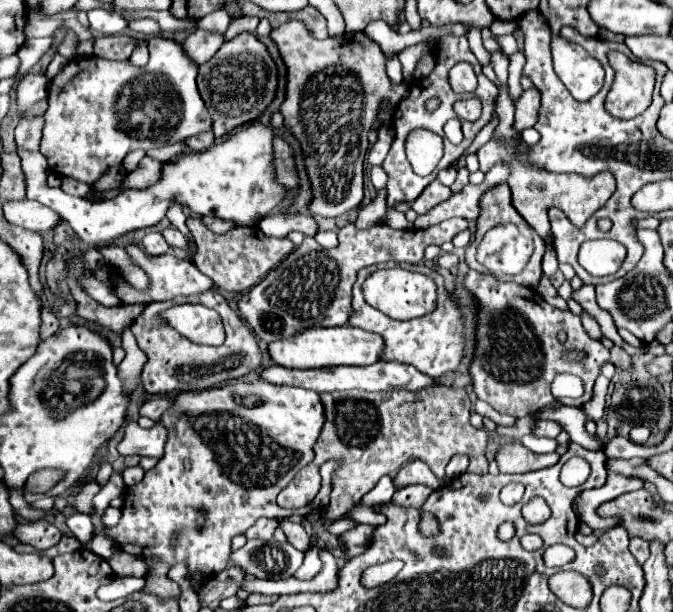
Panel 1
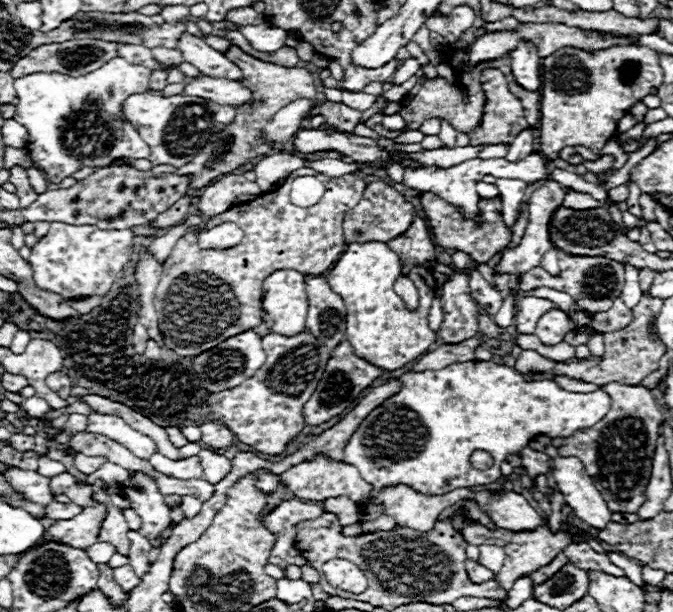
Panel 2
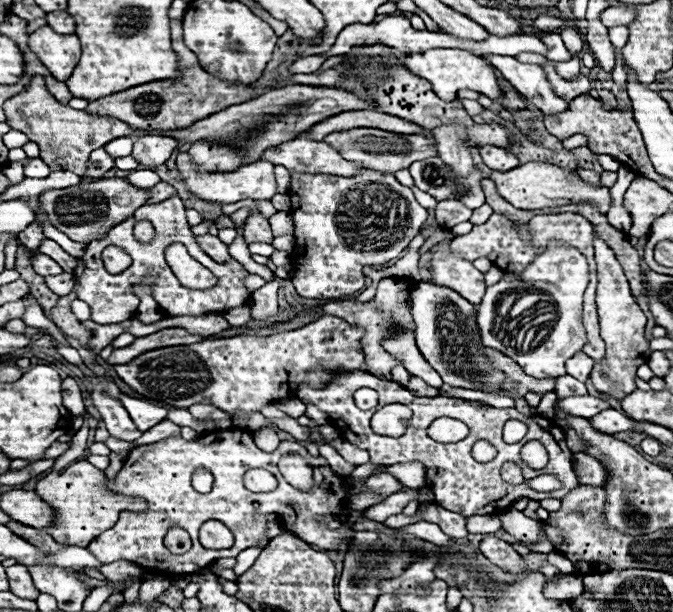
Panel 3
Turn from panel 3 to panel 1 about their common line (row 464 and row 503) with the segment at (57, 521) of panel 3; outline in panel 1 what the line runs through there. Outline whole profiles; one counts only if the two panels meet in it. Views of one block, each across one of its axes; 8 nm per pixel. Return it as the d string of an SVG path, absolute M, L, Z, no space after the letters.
M90 478L86 484L80 484L78 492L72 498L72 510L74 512L82 512L82 514L92 514L94 512L94 504L92 498L100 492L100 484L96 482L96 478Z

